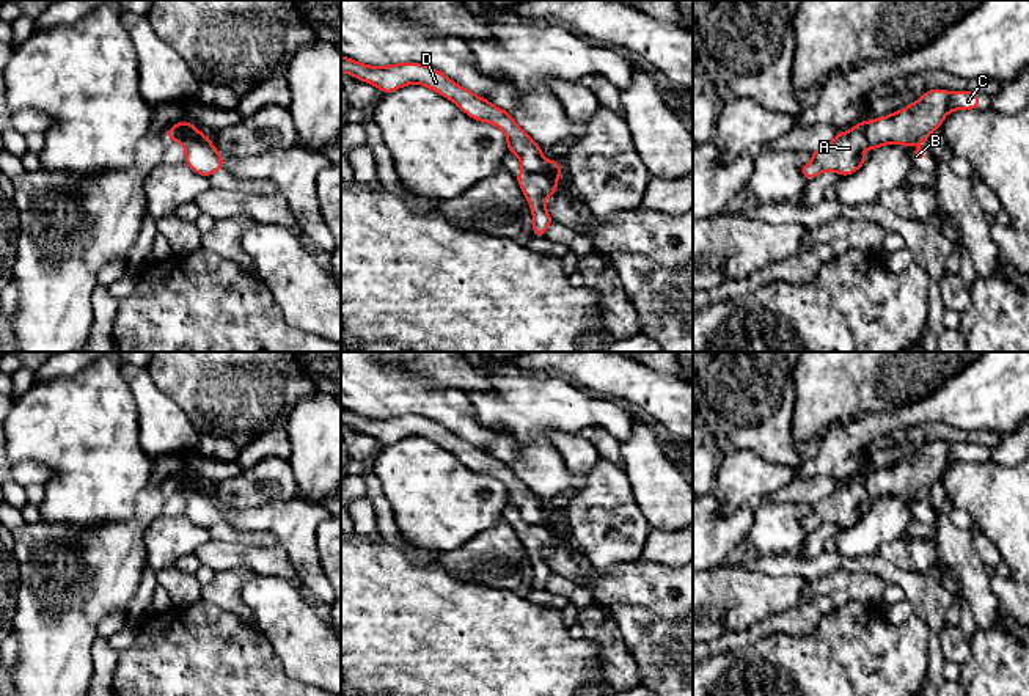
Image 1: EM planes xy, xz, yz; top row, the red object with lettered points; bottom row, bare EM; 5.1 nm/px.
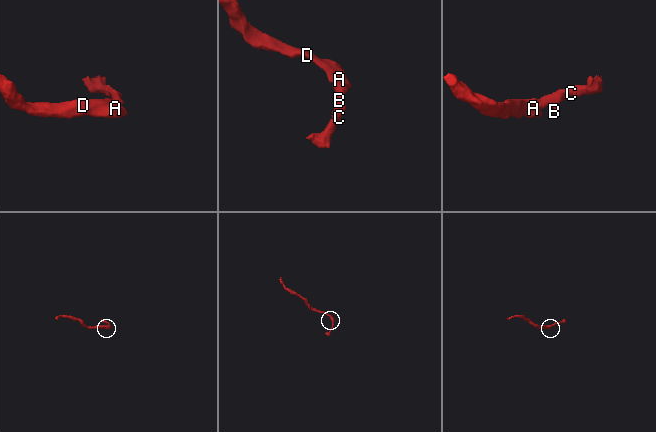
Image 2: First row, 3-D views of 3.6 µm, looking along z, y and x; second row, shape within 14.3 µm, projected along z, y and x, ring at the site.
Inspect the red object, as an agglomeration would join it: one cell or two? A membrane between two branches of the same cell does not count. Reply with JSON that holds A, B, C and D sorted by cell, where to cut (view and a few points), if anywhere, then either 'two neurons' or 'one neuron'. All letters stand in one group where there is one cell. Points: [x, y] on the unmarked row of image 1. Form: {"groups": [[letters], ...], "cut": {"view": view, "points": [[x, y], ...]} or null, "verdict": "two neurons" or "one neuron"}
{"groups": [["A", "D"], ["B", "C"]], "cut": {"view": "xz", "points": [[523, 522], [556, 530]]}, "verdict": "two neurons"}

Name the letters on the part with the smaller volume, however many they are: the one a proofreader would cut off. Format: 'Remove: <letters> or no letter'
Remove: B, C

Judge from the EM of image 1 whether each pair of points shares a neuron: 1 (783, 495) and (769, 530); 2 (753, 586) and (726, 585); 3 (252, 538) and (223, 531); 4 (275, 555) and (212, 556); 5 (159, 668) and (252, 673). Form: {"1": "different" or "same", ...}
{"1": "different", "2": "same", "3": "same", "4": "same", "5": "same"}

